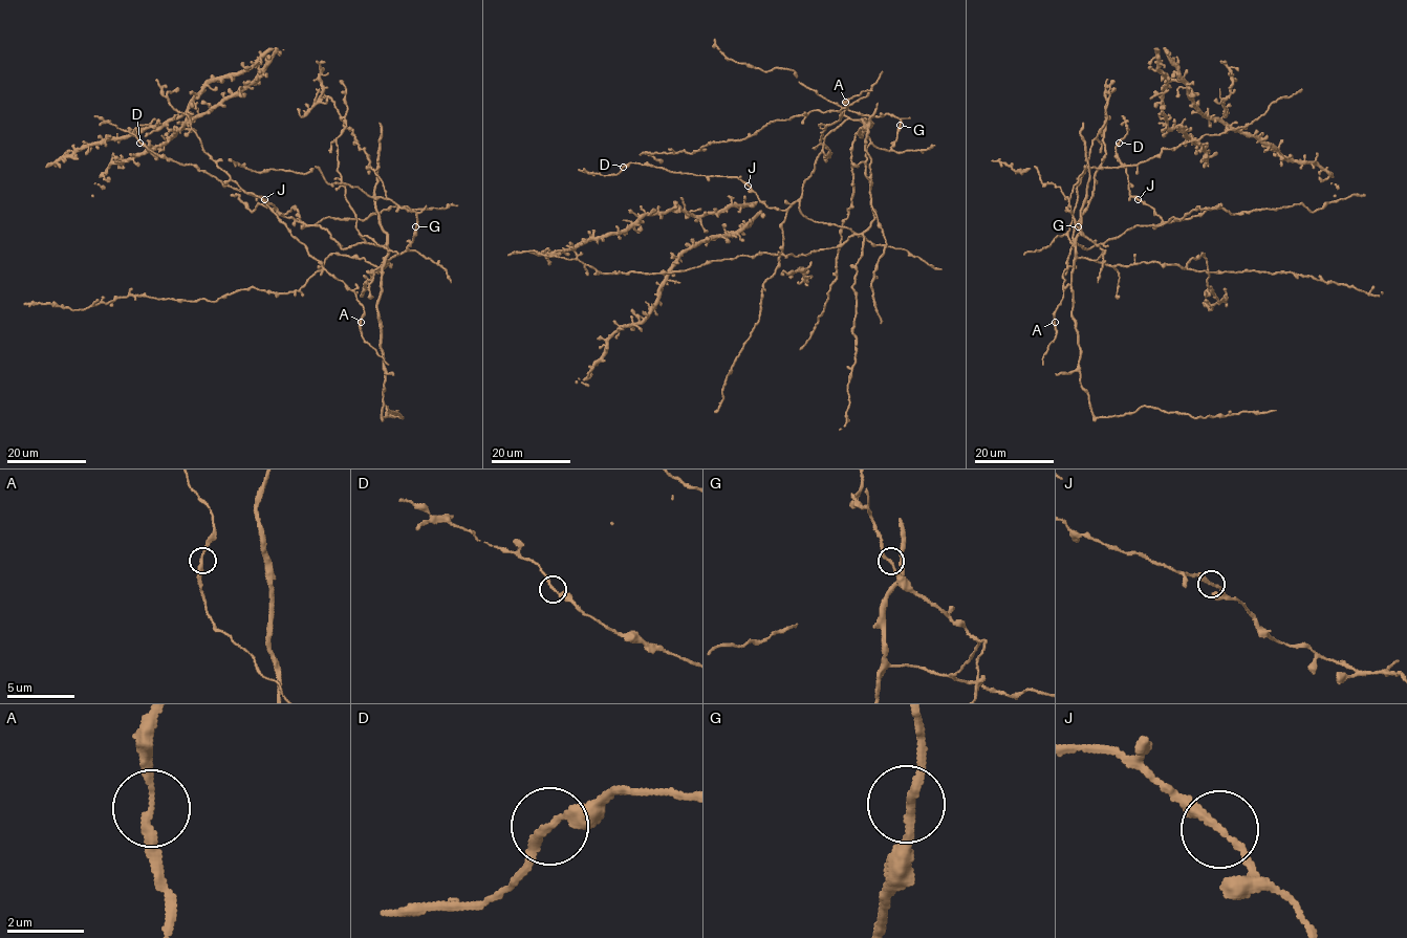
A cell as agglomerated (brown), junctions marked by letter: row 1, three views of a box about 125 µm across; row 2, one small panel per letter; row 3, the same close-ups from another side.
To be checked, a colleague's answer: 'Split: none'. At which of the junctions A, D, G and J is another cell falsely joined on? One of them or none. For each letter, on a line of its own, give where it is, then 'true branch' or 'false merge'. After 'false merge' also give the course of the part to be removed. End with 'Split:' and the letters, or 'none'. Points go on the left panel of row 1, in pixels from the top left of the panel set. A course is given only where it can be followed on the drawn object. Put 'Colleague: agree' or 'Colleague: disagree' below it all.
A: place (361, 322); true branch
D: place (139, 143); true branch
G: place (415, 226); true branch
J: place (264, 199); true branch
Split: none
Colleague: agree

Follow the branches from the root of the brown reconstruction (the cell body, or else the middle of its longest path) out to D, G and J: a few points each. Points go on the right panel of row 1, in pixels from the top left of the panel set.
D: (1160, 217), (1150, 206), (1130, 195), (1125, 165), (1119, 161), (1116, 151), (1119, 143)
G: (1160, 217), (1157, 225), (1135, 225), (1088, 248), (1072, 243), (1079, 258), (1097, 260), (1103, 251), (1078, 226)
J: (1160, 217), (1138, 199)

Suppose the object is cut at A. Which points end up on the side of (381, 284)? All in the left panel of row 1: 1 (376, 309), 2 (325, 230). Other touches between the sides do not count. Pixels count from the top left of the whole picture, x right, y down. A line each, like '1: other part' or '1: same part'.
1: same part
2: same part

